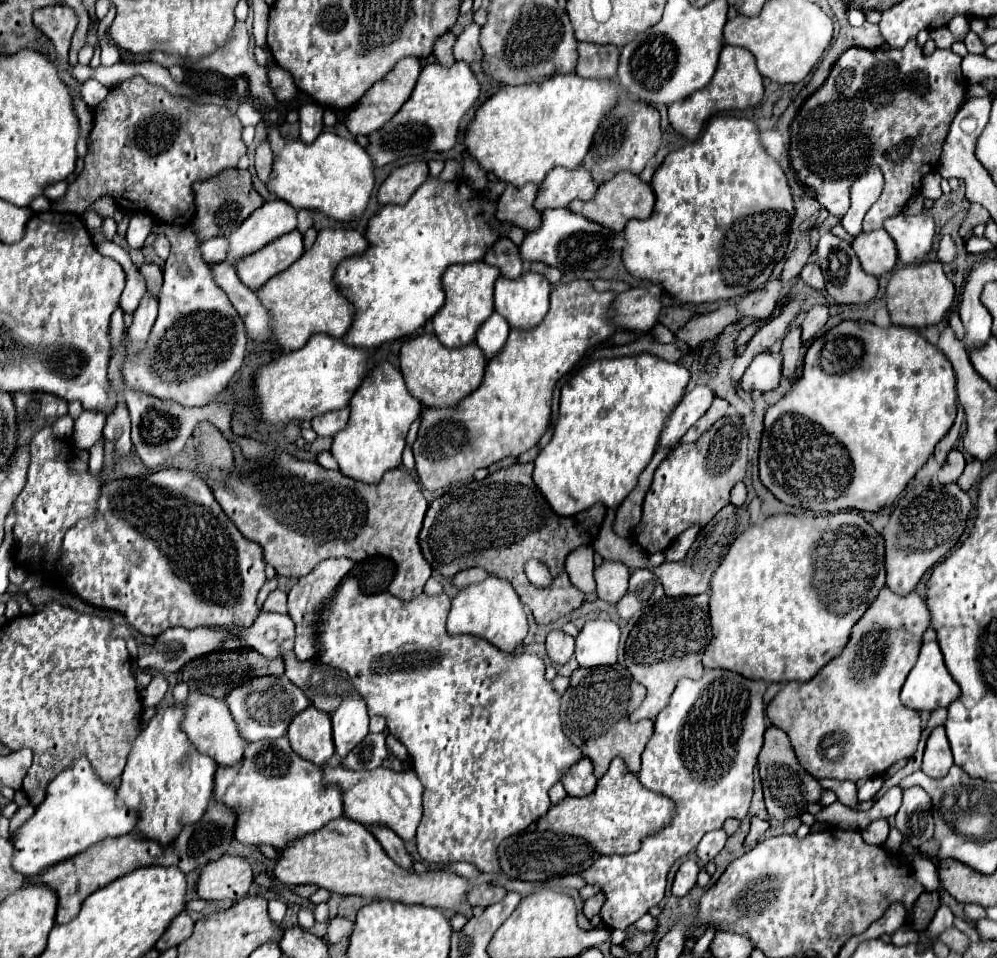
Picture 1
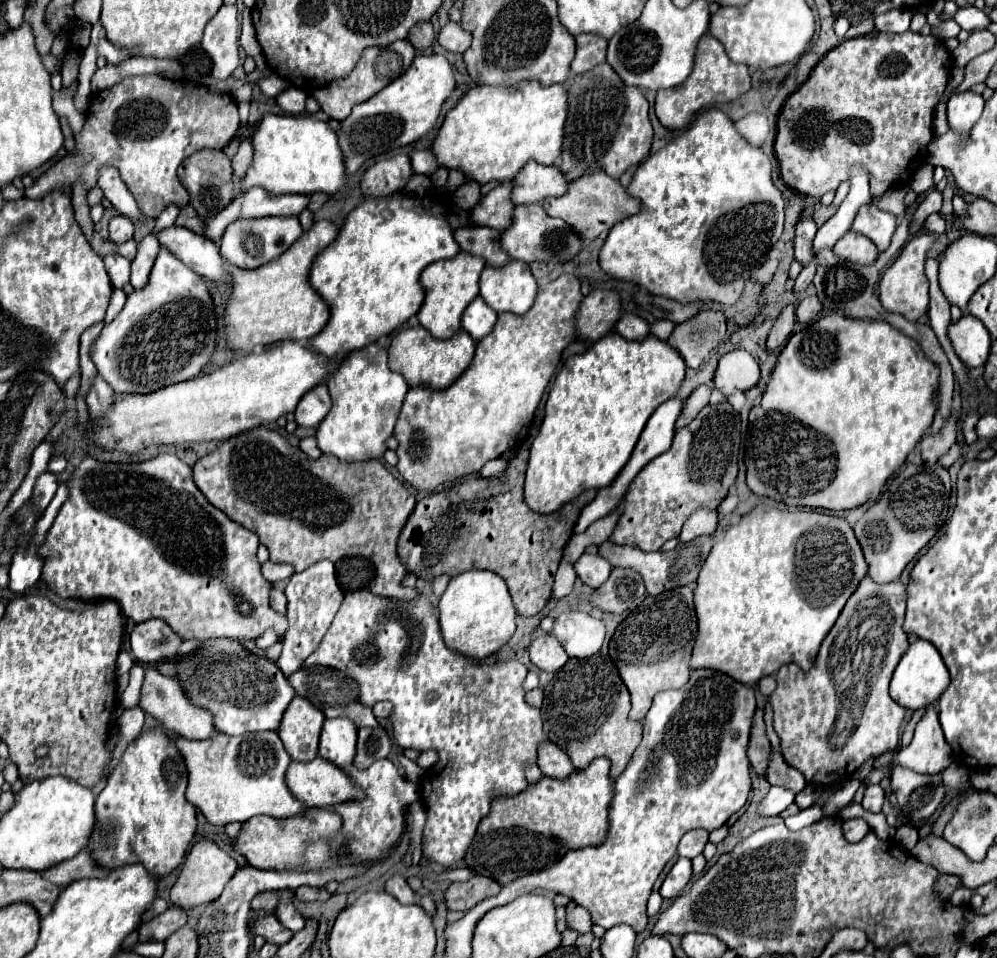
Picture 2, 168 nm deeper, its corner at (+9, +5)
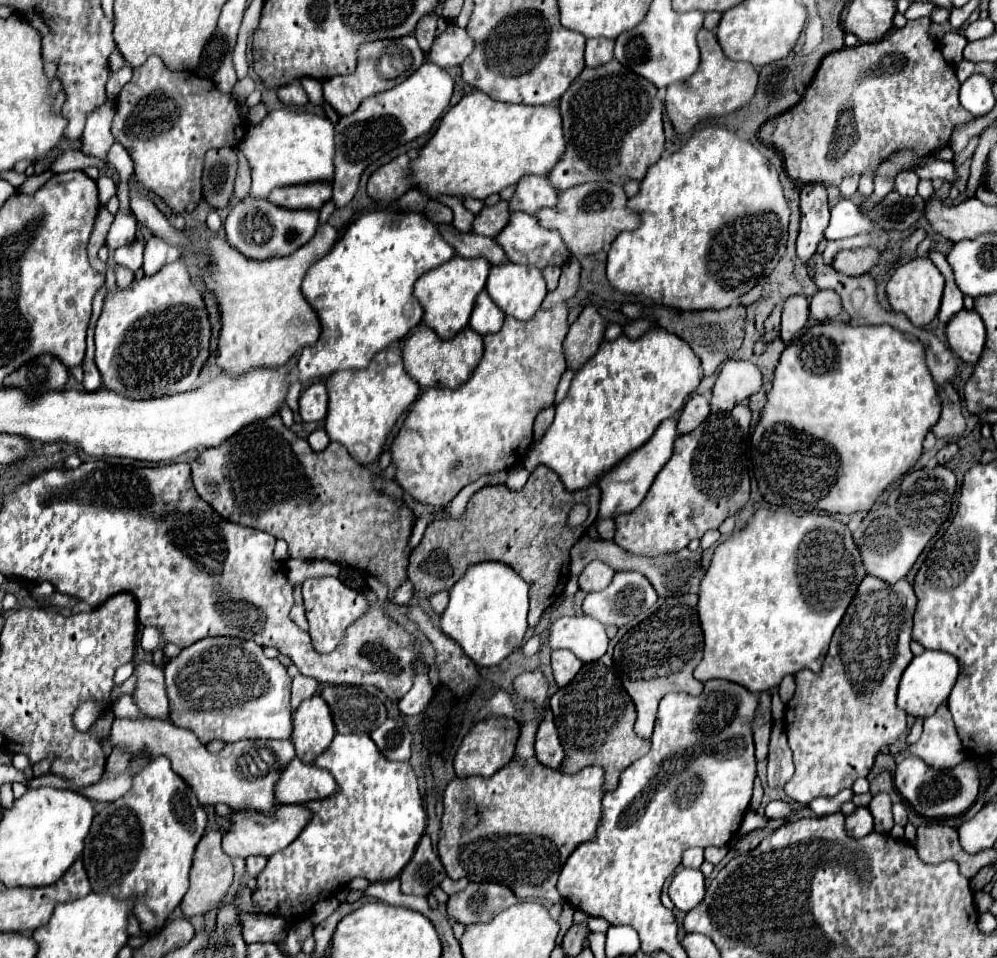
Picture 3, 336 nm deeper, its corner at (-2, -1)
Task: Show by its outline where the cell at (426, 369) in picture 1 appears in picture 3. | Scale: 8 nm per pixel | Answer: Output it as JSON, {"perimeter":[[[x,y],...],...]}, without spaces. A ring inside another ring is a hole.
{"perimeter":[[[419,325],[403,345],[405,371],[407,375],[411,375],[411,379],[419,383],[421,389],[427,389],[433,385],[445,387],[445,389],[459,389],[463,383],[469,381],[473,369],[481,361],[481,355],[483,355],[483,337],[475,333],[471,327],[465,327],[463,331],[459,331],[455,339],[443,341],[435,335],[435,331],[431,331],[425,325]]]}

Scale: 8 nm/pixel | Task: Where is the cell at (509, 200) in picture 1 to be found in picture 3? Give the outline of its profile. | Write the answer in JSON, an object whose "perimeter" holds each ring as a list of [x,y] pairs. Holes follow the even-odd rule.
{"perimeter":[[[499,201],[491,207],[483,207],[483,211],[473,221],[471,233],[495,239],[503,231],[503,227],[509,223],[509,217],[511,217],[509,201]]]}

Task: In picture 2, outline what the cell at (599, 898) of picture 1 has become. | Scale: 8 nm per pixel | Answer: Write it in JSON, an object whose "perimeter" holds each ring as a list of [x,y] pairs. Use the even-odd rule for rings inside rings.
{"perimeter":[[[570,901],[570,903],[566,905],[566,923],[568,923],[568,929],[578,931],[580,935],[588,933],[590,927],[592,927],[590,913],[588,913],[584,907],[576,905],[574,901]]]}

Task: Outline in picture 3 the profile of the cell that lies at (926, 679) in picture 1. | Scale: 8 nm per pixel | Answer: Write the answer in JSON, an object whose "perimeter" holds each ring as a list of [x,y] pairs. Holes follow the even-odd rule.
{"perimeter":[[[923,651],[921,655],[913,657],[907,671],[903,673],[903,679],[899,683],[899,695],[897,705],[915,717],[929,717],[937,711],[937,707],[949,697],[955,681],[959,675],[959,663],[953,655],[943,651]]]}

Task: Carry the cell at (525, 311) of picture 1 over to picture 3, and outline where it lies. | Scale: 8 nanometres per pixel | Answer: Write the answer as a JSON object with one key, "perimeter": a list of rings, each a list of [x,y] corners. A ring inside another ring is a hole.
{"perimeter":[[[511,261],[495,265],[489,271],[485,289],[505,315],[519,321],[529,321],[547,295],[545,279],[537,267],[517,265]]]}

